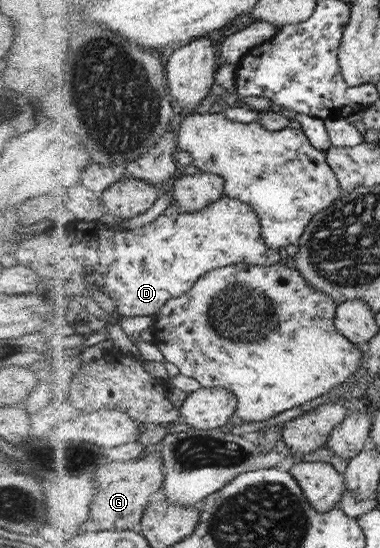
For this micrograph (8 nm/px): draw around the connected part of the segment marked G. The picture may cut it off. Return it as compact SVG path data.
M148 456L128 462L114 462L101 467L98 472L98 494L93 500L93 518L97 520L99 530L131 530L139 529L147 506L166 483L165 460L162 456Z

